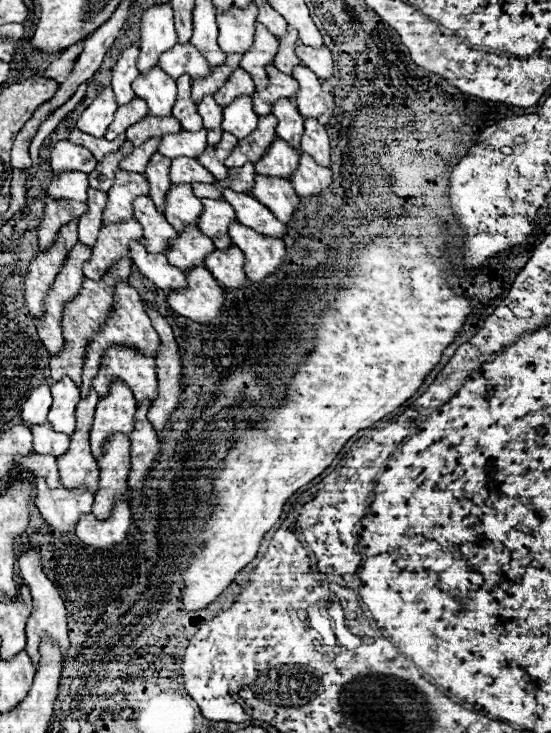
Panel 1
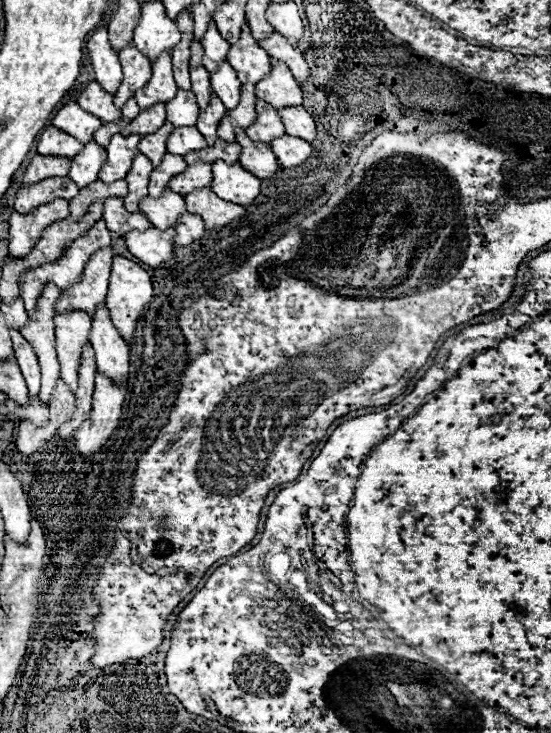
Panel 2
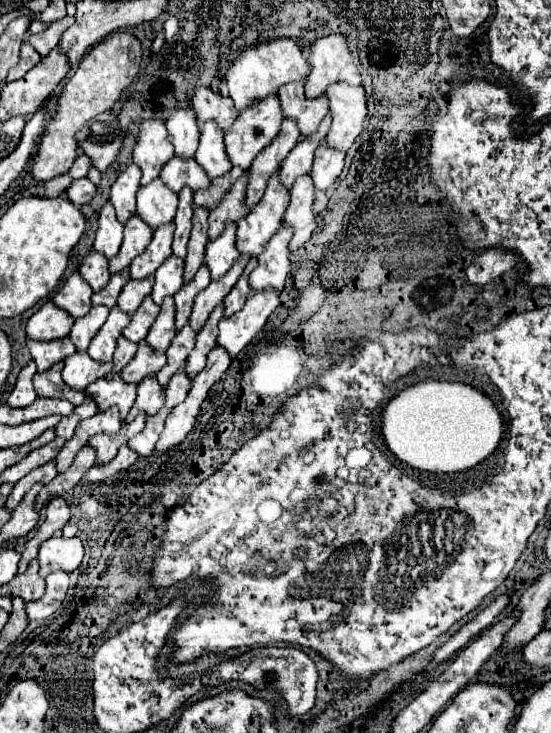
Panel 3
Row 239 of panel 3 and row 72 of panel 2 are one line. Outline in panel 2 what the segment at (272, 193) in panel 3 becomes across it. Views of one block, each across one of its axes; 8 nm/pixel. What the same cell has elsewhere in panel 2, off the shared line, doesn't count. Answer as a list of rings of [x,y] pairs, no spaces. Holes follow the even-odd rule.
[[[244,26],[240,40],[232,44],[232,50],[228,54],[230,66],[236,70],[242,84],[256,84],[262,80],[262,76],[268,76],[272,58],[264,48],[258,46],[258,42],[252,38],[250,28]]]

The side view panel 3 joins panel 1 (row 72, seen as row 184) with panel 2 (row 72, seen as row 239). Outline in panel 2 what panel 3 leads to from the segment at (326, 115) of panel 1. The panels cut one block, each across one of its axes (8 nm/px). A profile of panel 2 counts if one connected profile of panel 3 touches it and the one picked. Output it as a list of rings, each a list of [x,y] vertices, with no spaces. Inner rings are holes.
[[[274,32],[270,38],[260,40],[258,44],[260,44],[264,50],[268,50],[268,54],[270,54],[274,60],[284,62],[284,64],[292,70],[294,78],[296,78],[300,84],[308,80],[310,68],[308,68],[308,64],[306,64],[306,60],[304,60],[304,54],[302,54],[294,44],[290,44],[284,36],[280,36],[278,32]]]

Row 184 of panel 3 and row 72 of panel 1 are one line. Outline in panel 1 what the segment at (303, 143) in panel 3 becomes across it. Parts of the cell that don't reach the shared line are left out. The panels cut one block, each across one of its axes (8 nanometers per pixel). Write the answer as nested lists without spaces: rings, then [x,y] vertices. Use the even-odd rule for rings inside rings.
[[[292,26],[286,28],[286,34],[284,38],[280,38],[280,46],[278,46],[278,52],[274,56],[274,66],[284,72],[284,74],[292,74],[292,68],[300,64],[300,60],[296,58],[294,54],[294,44],[298,40],[298,34]]]

